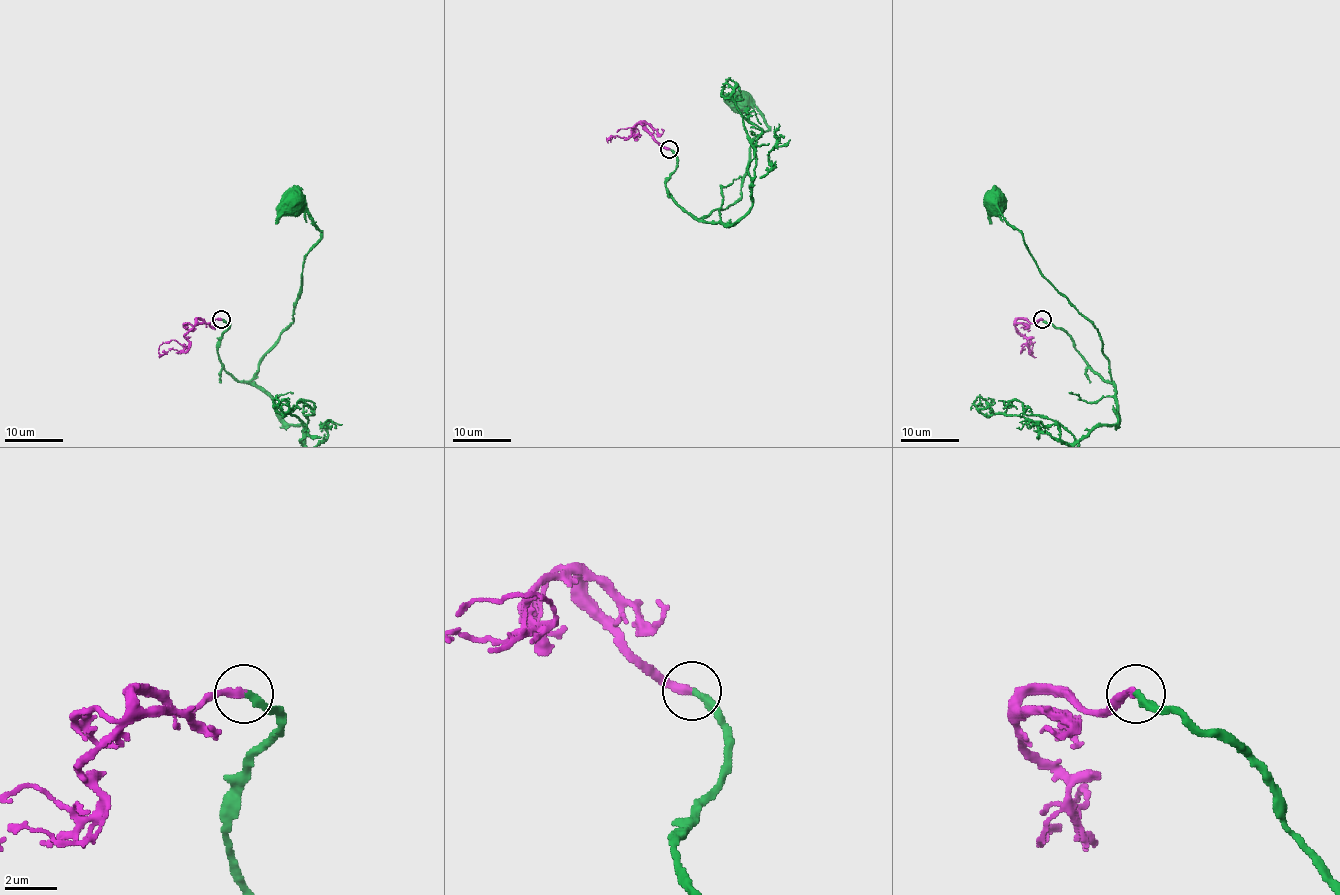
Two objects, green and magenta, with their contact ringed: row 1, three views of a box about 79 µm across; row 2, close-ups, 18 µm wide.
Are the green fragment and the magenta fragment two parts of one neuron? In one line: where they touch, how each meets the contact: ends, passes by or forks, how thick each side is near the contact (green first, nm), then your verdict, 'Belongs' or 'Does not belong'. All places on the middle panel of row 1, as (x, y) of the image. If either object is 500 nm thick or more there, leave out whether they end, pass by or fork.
Place: (669, 149). At the ring green ends. At the ring magenta ends. Thickness 280 nm (green) against 320 nm. Belongs

